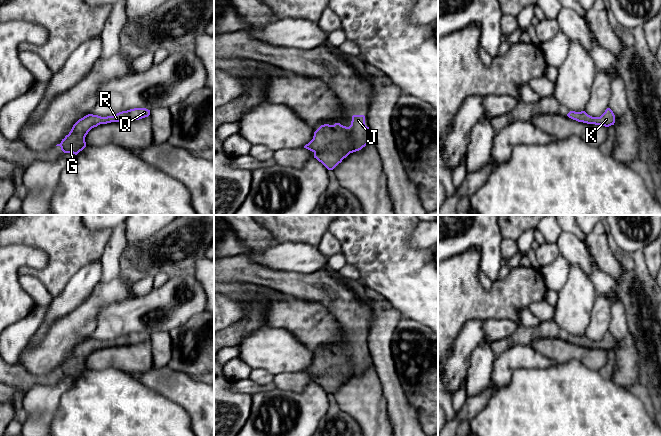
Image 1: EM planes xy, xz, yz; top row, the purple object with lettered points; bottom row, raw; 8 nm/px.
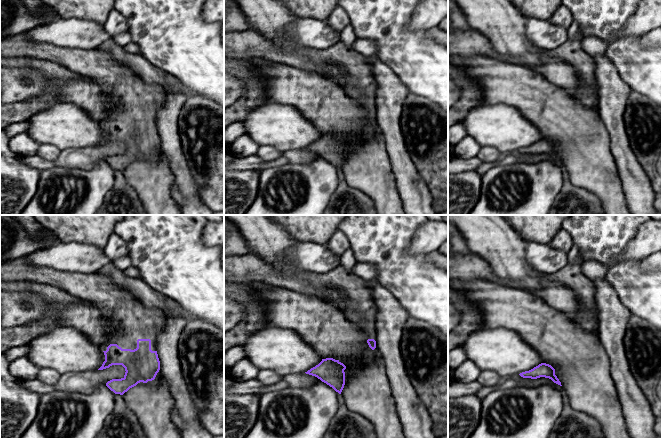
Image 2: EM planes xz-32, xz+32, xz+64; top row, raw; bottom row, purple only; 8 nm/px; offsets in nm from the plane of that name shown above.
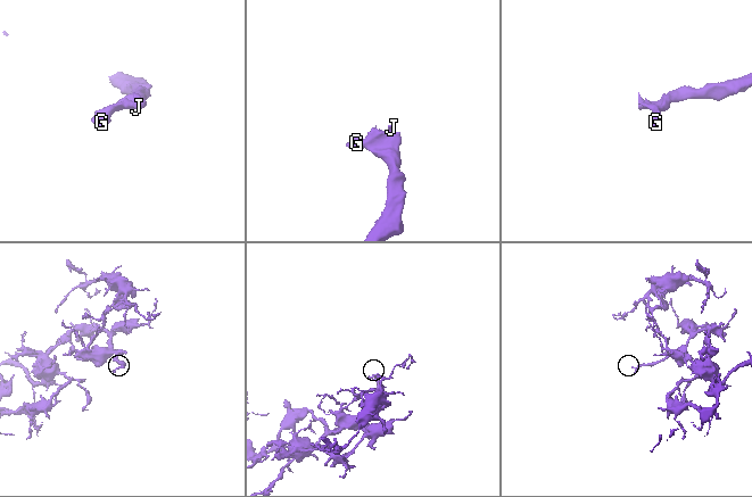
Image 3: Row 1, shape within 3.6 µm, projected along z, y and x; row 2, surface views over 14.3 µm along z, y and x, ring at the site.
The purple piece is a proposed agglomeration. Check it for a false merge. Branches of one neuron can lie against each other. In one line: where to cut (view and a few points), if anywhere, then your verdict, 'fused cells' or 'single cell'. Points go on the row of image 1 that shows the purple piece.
no cut | single cell

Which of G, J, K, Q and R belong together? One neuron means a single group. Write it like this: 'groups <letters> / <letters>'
groups G J K Q R

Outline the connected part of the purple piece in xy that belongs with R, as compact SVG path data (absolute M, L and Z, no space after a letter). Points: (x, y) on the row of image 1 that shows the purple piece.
M134 108L127 111L119 112L113 116L101 117L98 115L88 114L79 119L72 127L68 135L62 139L60 144L64 153L73 153L77 155L86 147L85 137L88 132L100 124L111 122L125 122L139 120L150 115L150 110L146 108Z

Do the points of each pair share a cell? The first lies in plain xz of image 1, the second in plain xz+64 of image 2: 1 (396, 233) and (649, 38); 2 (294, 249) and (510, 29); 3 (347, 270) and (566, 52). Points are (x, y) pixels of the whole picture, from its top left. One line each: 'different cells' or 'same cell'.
1: different cells
2: different cells
3: different cells

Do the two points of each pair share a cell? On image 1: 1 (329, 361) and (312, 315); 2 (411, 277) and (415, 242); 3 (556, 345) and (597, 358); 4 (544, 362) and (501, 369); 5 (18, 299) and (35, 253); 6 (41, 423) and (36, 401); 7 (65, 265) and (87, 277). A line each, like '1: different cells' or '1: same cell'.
1: different cells
2: different cells
3: same cell
4: same cell
5: same cell
6: same cell
7: different cells

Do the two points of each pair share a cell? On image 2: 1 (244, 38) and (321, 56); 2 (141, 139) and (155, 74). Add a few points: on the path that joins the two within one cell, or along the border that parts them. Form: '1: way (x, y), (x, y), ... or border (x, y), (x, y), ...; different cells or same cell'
1: way (263, 48), (275, 55), (302, 57); same cell
2: border (133, 71), (146, 83), (158, 85), (162, 89); different cells

